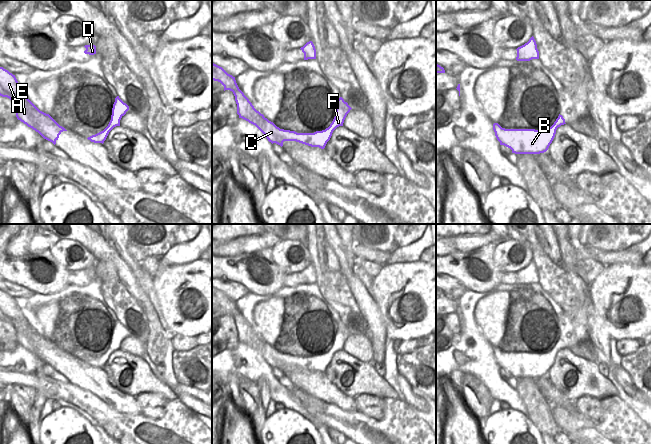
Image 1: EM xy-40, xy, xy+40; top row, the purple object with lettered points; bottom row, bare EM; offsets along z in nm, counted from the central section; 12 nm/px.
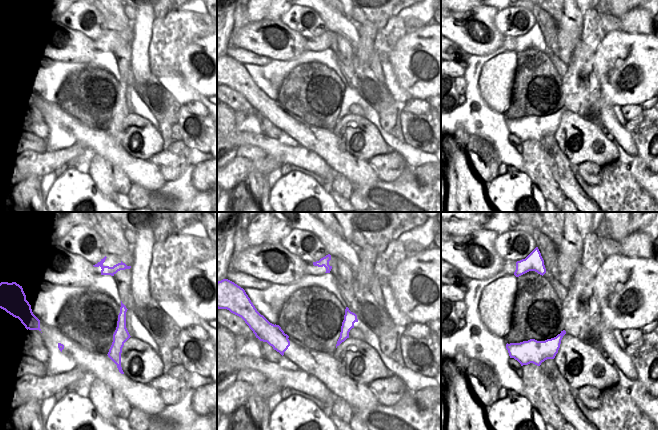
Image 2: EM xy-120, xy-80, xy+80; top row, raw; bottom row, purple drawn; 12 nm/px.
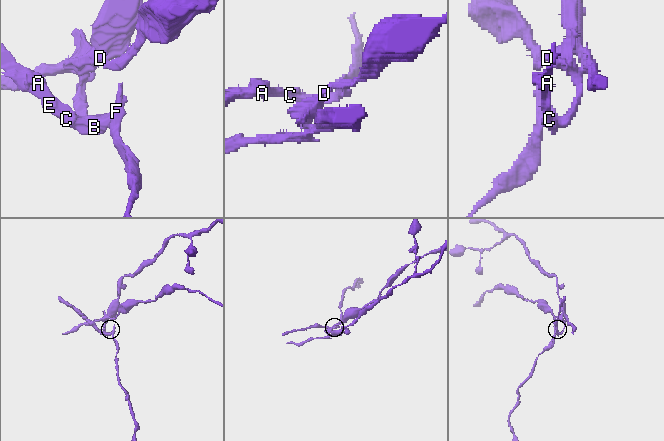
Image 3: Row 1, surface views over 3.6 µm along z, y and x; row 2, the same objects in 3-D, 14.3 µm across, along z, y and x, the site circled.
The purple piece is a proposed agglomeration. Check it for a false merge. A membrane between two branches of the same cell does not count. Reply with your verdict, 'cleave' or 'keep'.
cleave

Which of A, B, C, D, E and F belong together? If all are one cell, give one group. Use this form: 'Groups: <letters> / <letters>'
Groups: A C E / B D F.

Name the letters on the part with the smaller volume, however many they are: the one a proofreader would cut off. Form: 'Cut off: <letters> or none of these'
Cut off: A, C, E

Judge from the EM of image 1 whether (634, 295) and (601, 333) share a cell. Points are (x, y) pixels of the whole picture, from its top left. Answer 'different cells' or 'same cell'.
different cells

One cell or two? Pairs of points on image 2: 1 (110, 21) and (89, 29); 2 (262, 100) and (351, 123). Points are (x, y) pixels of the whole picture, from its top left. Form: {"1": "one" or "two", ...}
{"1": "two", "2": "two"}

